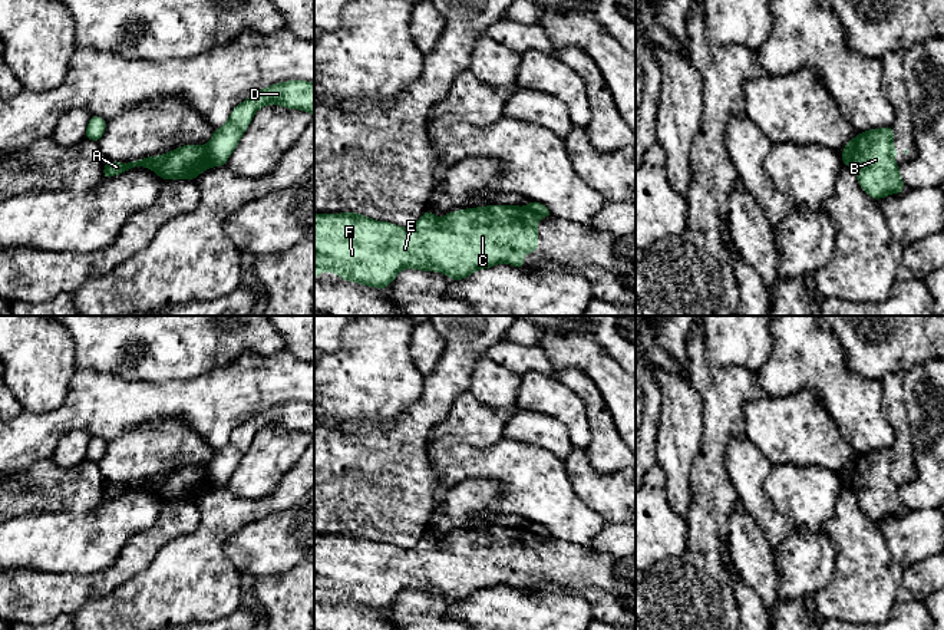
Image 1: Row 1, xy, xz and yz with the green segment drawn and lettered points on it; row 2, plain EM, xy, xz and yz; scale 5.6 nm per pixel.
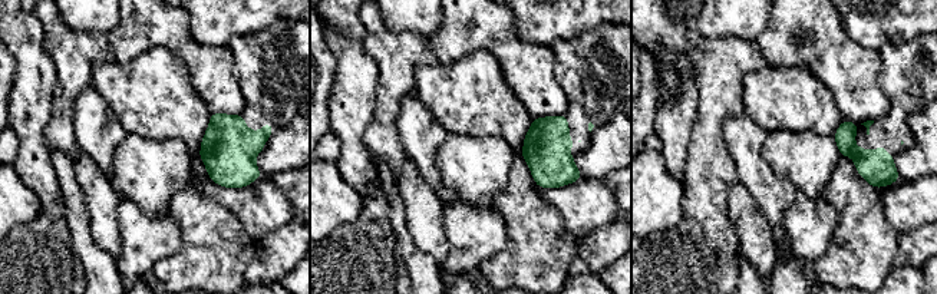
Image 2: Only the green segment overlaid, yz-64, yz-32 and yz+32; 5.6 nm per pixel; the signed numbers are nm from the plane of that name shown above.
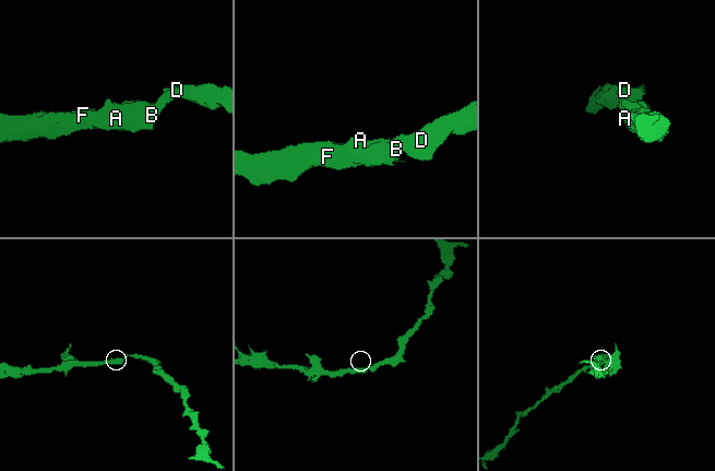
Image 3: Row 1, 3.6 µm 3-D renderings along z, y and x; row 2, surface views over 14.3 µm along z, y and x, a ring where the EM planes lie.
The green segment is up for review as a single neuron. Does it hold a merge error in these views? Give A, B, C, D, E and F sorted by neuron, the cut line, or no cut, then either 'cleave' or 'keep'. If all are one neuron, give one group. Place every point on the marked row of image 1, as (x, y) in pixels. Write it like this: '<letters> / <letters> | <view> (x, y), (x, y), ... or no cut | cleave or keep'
A B C E F / D | yz (855, 138), (850, 165) | cleave

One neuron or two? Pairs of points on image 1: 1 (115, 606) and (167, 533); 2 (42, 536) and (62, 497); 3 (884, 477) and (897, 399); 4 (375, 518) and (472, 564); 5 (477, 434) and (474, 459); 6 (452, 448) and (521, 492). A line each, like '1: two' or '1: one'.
1: two
2: two
3: one
4: two
5: two
6: one

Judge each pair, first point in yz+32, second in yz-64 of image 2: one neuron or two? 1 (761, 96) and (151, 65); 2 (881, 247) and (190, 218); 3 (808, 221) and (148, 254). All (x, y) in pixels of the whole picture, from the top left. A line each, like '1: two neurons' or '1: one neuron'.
1: one neuron
2: one neuron
3: one neuron

